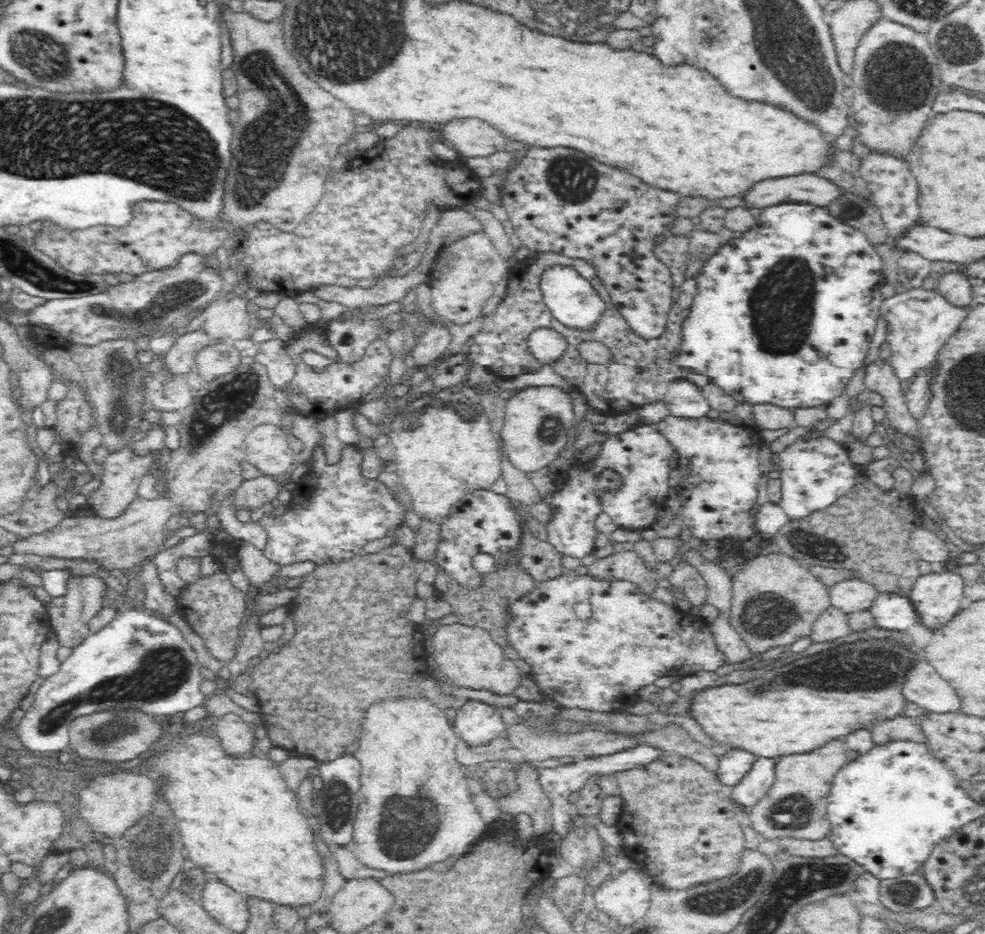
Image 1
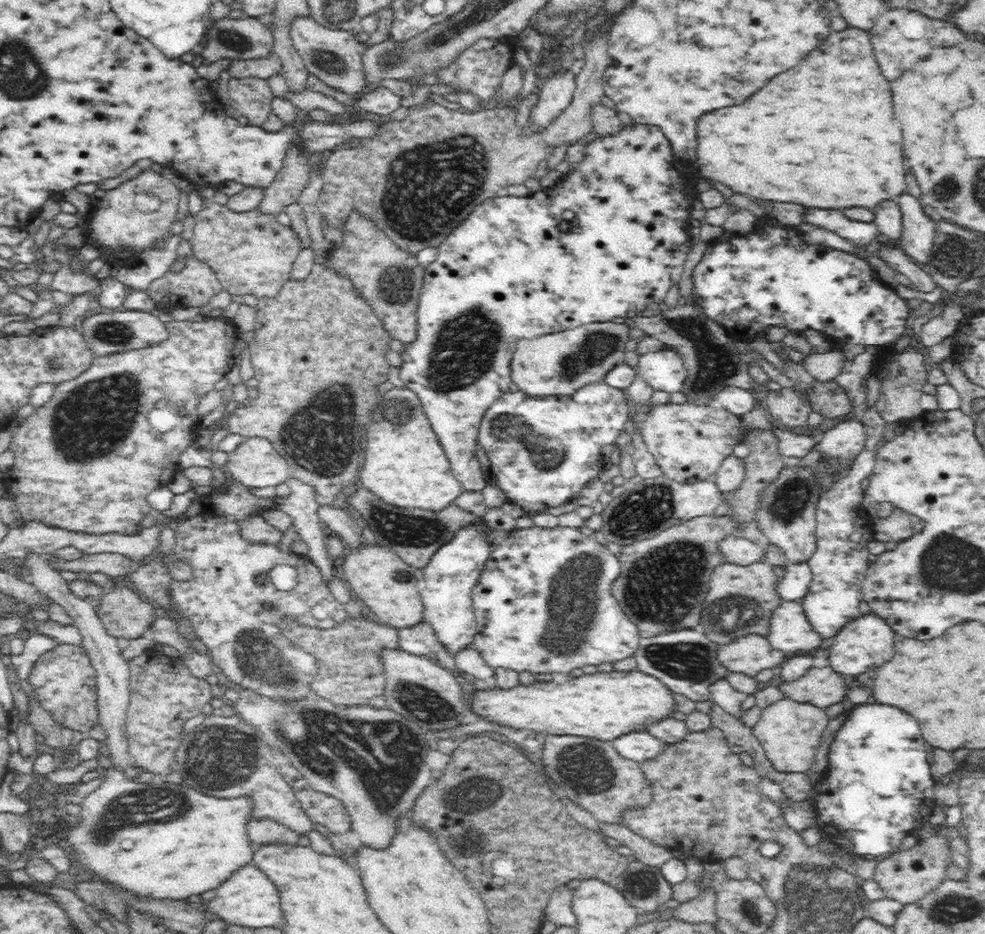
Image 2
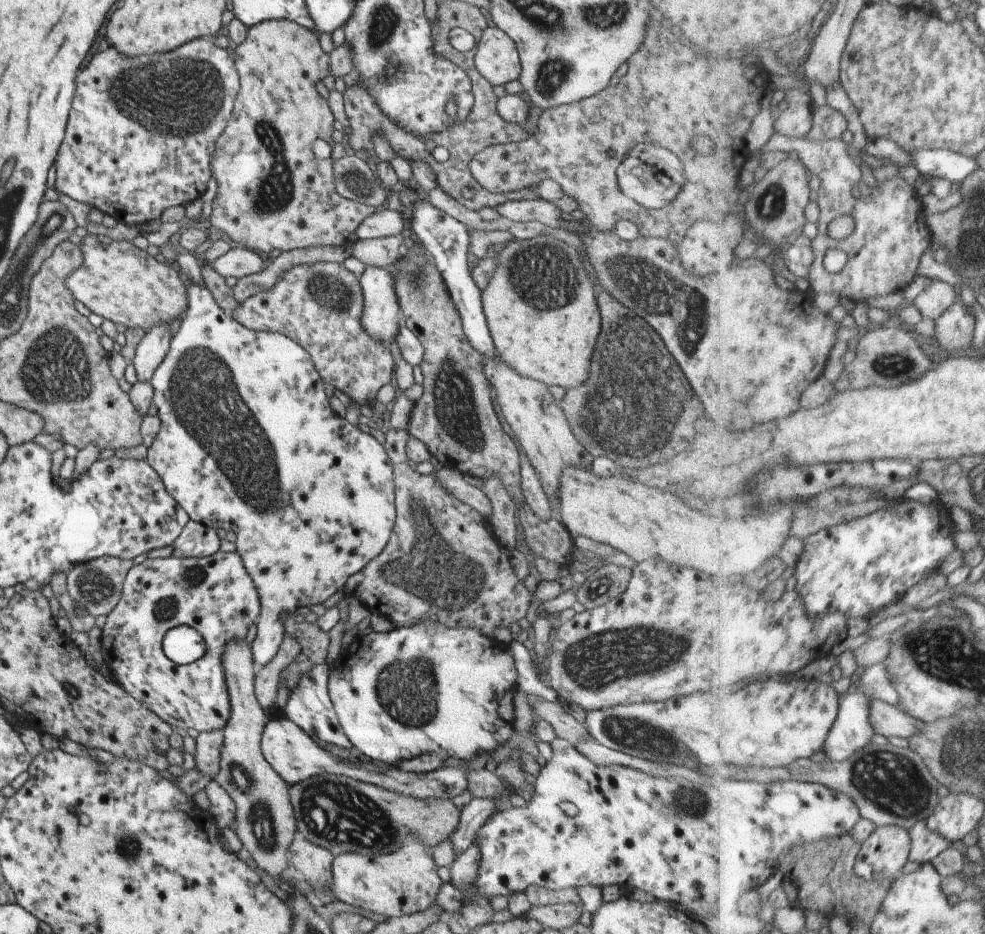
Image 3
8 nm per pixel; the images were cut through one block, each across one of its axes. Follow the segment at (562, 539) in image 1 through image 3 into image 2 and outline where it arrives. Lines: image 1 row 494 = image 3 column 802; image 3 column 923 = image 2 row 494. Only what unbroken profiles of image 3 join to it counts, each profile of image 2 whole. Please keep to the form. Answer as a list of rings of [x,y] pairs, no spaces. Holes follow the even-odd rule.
[[[604,382],[583,386],[570,396],[543,399],[533,399],[520,390],[506,391],[486,411],[477,440],[492,464],[495,485],[506,496],[506,502],[522,506],[526,513],[547,513],[548,508],[558,508],[578,500],[580,490],[597,481],[598,474],[608,466],[602,455],[602,446],[612,444],[629,424],[630,405],[624,389]]]

